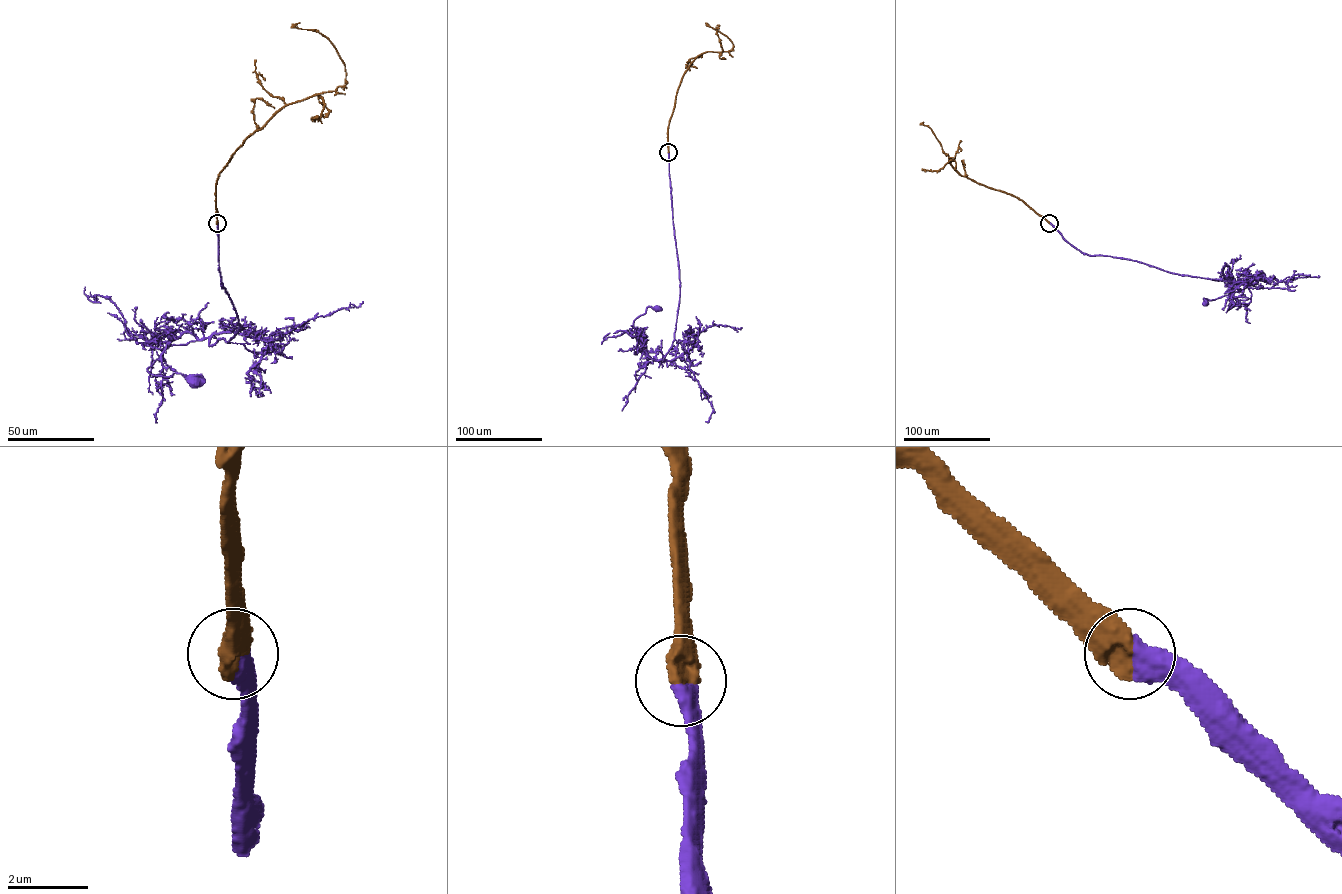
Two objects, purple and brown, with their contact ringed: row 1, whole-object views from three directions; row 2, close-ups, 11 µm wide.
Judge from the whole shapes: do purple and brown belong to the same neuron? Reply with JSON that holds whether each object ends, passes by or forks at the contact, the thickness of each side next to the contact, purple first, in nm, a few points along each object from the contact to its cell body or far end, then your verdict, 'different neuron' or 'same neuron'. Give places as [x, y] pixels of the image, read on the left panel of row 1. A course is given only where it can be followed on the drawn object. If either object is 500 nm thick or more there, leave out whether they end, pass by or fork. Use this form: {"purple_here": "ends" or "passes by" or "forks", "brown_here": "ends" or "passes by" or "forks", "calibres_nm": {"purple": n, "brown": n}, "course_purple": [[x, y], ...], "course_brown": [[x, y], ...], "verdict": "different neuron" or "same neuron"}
{"calibres_nm": {"purple": 600, "brown": 650}, "course_purple": [[217, 222], [221, 282], [240, 329], [229, 342], [171, 345], [147, 369], [193, 385]], "course_brown": [[217, 222], [216, 181], [245, 140], [284, 106], [345, 84], [335, 48], [318, 32], [295, 27], [299, 22]], "verdict": "same neuron"}

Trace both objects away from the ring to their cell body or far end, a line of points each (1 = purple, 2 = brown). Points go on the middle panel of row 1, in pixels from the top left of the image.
1: (668, 152), (680, 296), (674, 340), (664, 359), (658, 361), (643, 352), (633, 325), (647, 307), (656, 308)
2: (668, 152), (668, 126), (685, 71), (702, 53), (728, 51), (733, 47), (726, 36), (710, 26)

